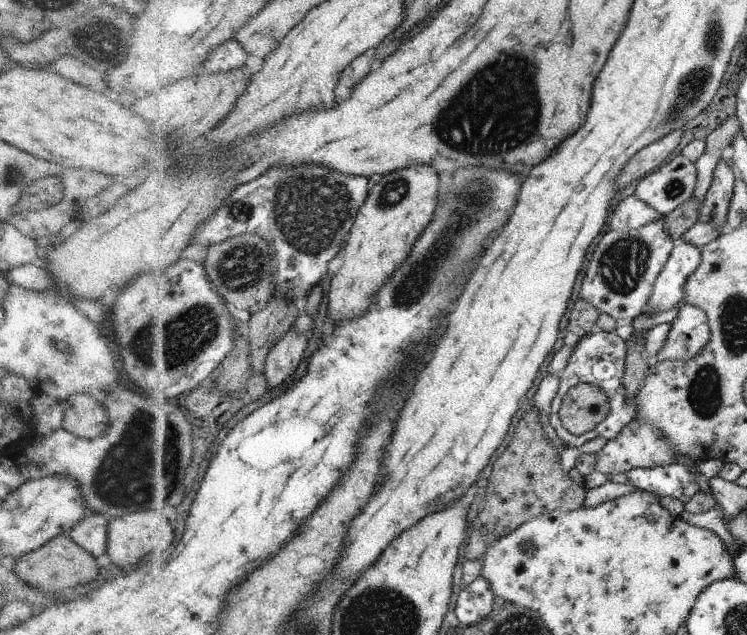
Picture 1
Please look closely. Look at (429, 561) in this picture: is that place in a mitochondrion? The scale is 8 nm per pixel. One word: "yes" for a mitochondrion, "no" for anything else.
no

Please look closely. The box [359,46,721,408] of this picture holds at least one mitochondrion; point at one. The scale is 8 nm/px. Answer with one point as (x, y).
(456, 127)

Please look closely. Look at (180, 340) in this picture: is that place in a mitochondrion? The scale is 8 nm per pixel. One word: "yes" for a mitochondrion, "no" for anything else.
yes

